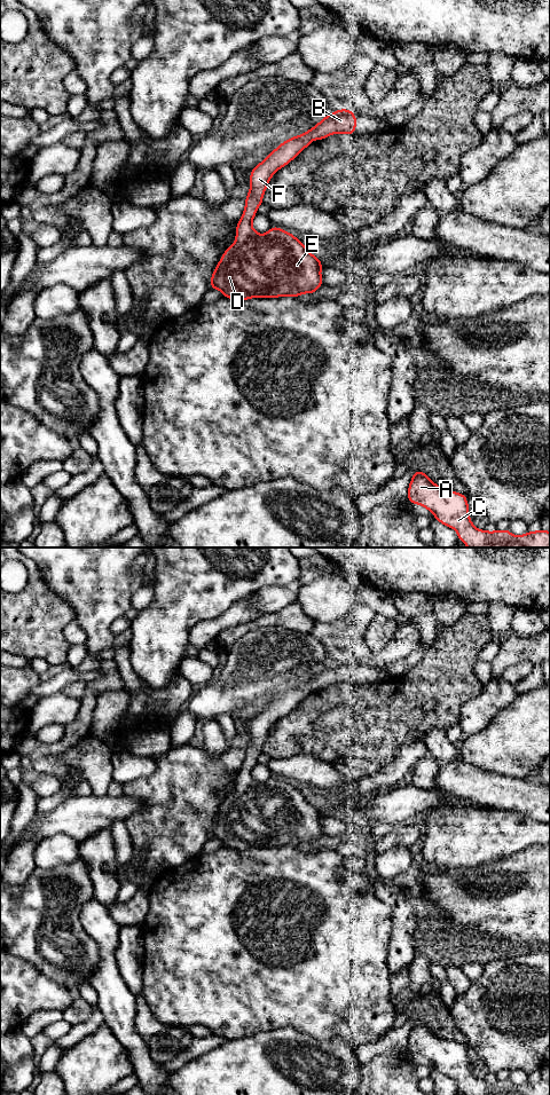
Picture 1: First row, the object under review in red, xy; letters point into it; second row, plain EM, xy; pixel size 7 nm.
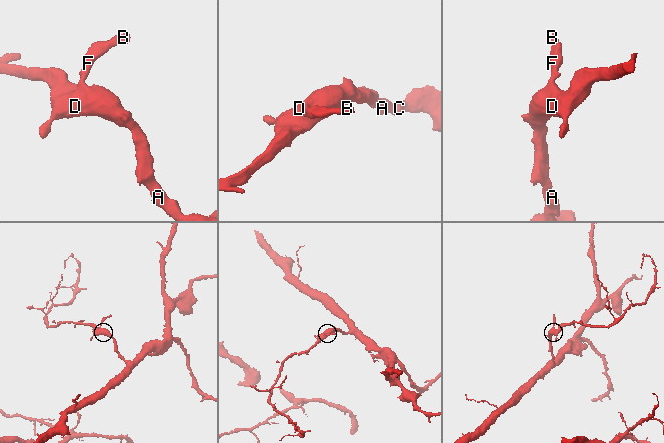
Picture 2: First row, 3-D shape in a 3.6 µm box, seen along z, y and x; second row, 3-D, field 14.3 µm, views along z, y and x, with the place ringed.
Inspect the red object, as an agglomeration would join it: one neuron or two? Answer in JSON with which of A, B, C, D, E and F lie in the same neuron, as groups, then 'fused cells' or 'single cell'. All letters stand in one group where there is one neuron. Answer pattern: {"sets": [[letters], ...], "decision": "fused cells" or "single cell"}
{"sets": [["A", "B", "C", "D", "E", "F"]], "decision": "single cell"}

